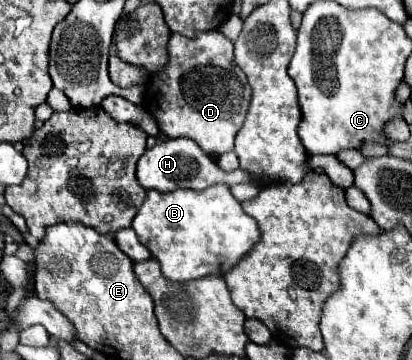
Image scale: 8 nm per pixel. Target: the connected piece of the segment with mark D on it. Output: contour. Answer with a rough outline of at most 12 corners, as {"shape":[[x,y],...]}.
{"shape":[[220,31],[170,37],[142,107],[166,137],[234,149],[252,89]]}

